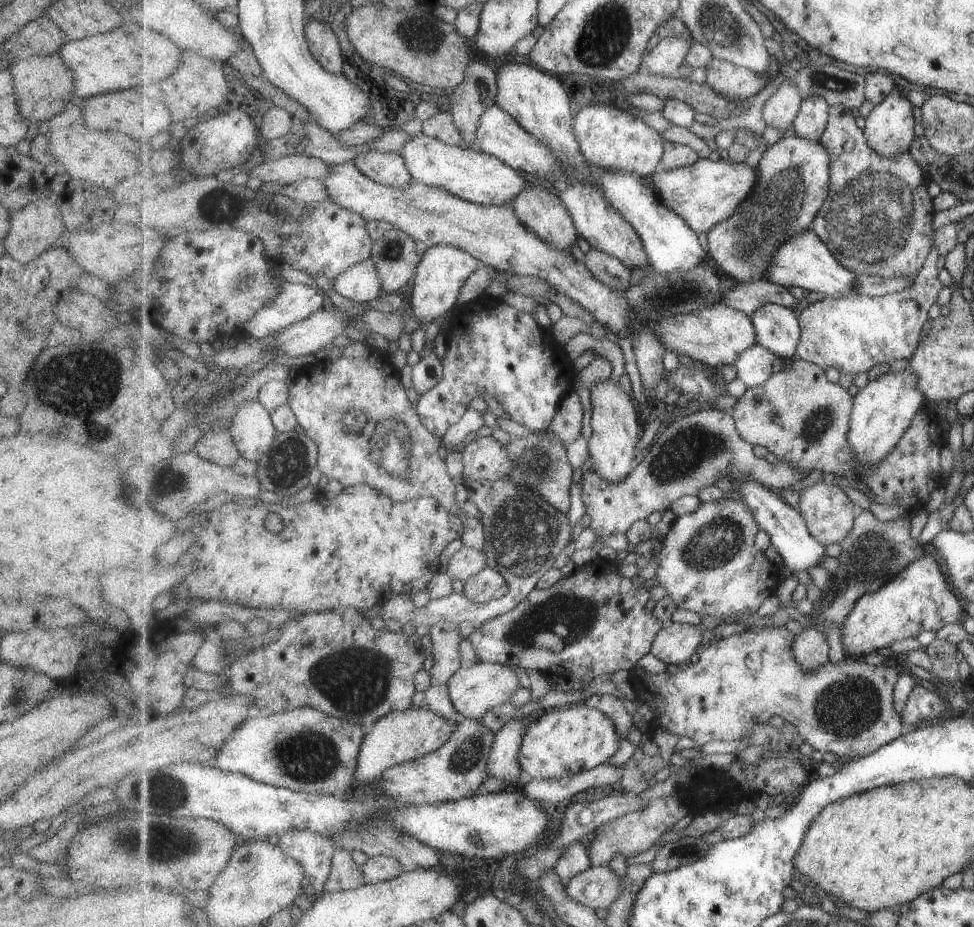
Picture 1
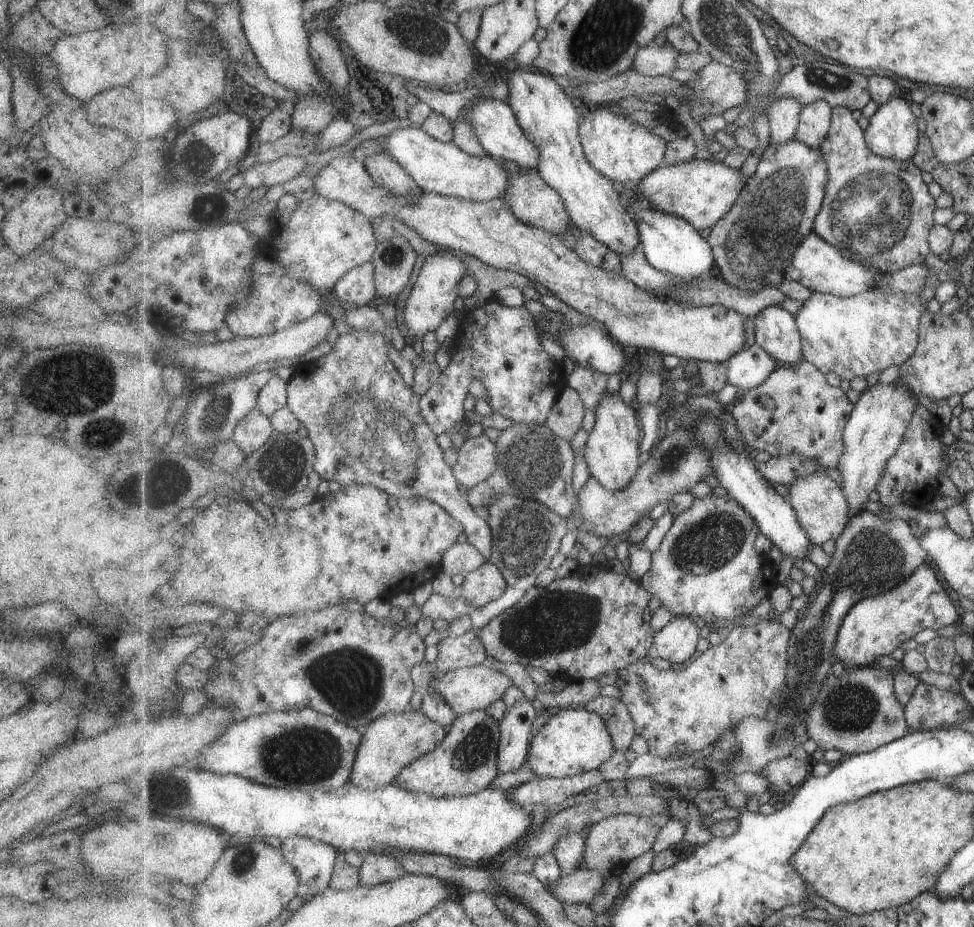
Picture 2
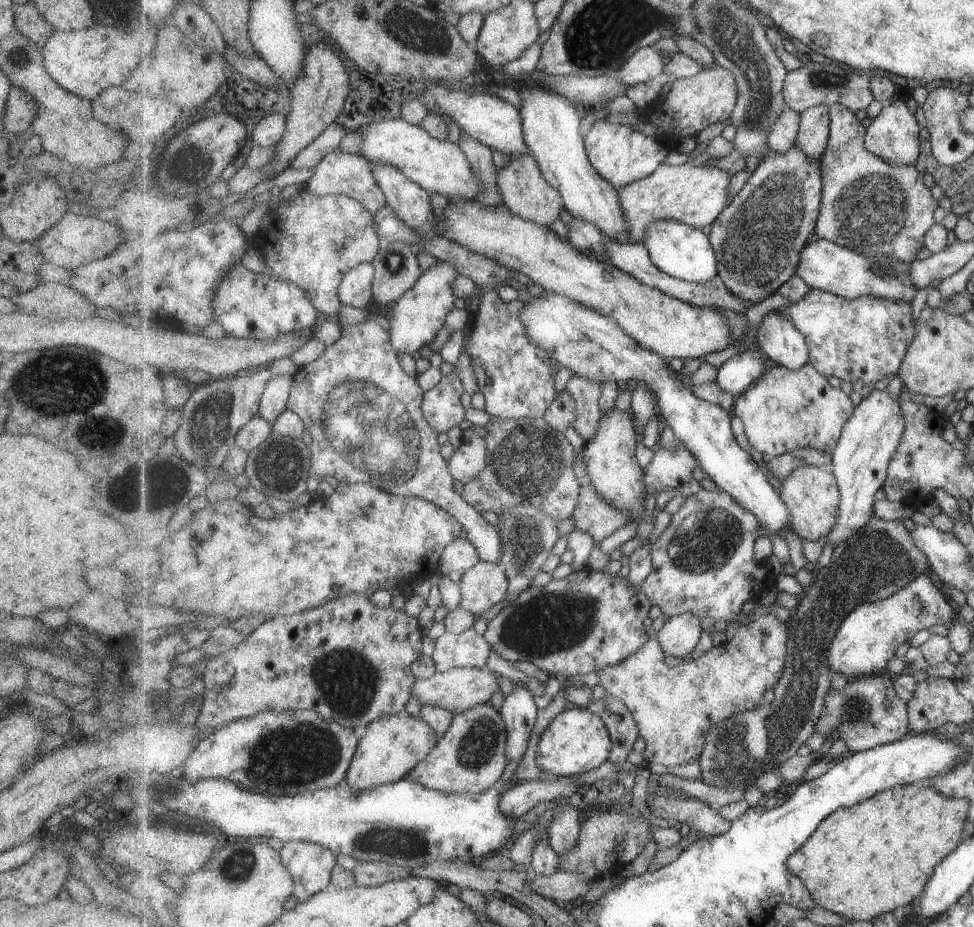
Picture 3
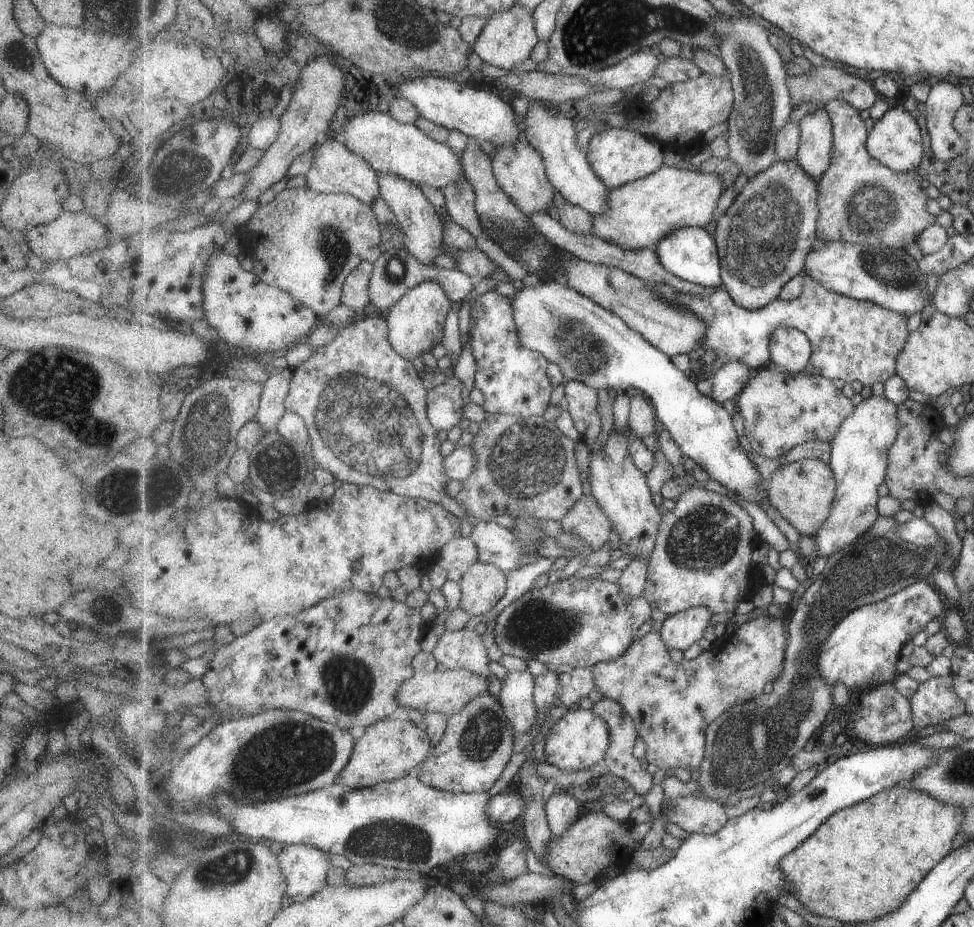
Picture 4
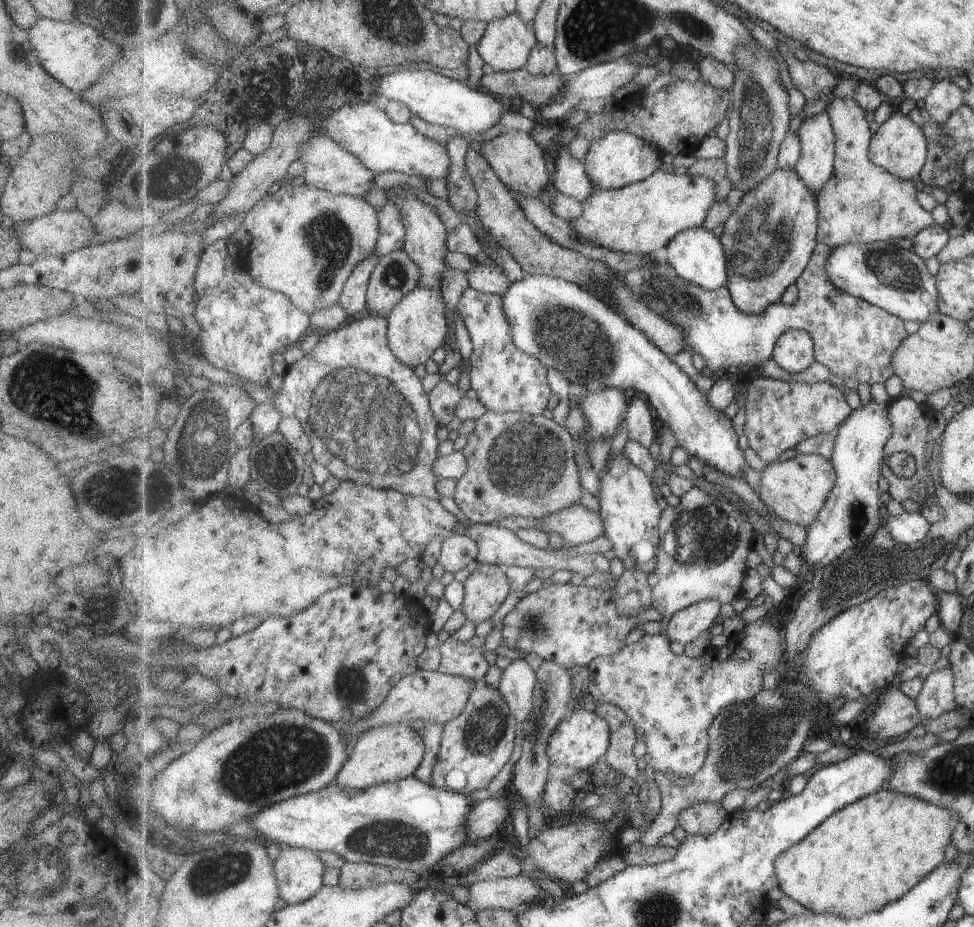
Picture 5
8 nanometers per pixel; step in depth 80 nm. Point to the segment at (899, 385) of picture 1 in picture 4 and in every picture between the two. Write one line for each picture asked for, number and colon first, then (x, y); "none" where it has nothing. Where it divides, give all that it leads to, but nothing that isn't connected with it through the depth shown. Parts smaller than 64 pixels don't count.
2: (875, 431)
3: (871, 437)
4: (860, 459)

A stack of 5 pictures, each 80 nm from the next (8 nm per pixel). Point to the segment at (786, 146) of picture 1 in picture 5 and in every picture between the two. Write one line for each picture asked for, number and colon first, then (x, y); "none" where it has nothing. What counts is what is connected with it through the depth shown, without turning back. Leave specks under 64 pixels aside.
2: (754, 243)
3: (759, 239)
4: (764, 238)
5: (769, 239)

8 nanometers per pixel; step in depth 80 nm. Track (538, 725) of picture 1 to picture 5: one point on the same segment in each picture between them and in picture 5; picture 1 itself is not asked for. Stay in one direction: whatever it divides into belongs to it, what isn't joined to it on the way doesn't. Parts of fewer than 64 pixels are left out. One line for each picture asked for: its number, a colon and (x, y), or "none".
2: (573, 741)
3: (577, 740)
4: (580, 738)
5: (581, 738)

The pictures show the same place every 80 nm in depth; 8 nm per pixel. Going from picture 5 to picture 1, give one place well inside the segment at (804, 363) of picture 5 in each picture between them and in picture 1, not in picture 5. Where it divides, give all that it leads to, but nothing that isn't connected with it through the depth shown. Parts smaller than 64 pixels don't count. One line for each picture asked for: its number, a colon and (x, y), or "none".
1: (778, 327)
2: (777, 332)
3: (783, 343)
4: (790, 348)

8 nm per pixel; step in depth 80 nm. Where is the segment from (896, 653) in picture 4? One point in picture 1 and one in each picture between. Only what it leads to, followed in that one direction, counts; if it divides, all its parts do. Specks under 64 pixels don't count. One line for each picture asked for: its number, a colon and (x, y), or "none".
1: (918, 598)
2: (876, 626)
3: (869, 637)

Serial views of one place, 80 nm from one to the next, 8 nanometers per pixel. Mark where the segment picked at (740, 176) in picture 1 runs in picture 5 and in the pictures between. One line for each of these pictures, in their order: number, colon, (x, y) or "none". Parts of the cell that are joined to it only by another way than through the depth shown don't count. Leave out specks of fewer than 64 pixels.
2: (702, 191)
3: (696, 196)
4: (641, 213)
5: (642, 217)

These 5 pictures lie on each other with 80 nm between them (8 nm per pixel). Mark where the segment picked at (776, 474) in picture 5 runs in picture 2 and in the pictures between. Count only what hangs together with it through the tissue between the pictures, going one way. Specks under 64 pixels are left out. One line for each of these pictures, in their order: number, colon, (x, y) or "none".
2: (821, 507)
3: (812, 494)
4: (803, 492)

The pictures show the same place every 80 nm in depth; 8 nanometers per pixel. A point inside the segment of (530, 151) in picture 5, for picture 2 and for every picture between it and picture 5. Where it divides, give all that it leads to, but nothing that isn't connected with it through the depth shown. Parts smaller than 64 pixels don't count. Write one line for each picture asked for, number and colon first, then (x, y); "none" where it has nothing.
2: (534, 202)
3: (525, 190)
4: (521, 171)

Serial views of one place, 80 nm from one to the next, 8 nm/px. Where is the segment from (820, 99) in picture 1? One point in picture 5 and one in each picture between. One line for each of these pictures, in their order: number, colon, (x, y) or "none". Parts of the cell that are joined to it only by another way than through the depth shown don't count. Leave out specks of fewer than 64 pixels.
2: (815, 119)
3: (815, 126)
4: (815, 152)
5: (815, 166)

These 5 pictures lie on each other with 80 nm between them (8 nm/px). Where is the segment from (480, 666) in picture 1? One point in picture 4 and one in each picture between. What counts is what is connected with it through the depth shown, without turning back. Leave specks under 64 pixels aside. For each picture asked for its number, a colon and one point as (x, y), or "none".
2: (475, 688)
3: (459, 689)
4: (448, 692)

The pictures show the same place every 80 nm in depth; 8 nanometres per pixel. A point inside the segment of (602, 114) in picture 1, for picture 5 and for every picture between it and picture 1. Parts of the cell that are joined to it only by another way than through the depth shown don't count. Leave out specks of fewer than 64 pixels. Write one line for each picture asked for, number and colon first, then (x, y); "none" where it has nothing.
2: (626, 152)
3: (622, 155)
4: (619, 156)
5: (620, 158)

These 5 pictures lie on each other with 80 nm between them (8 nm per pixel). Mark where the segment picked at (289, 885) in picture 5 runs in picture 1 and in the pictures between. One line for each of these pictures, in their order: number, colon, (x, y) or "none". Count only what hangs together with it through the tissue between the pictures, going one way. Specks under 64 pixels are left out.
1: (315, 850)
2: (315, 861)
3: (311, 864)
4: (306, 868)

